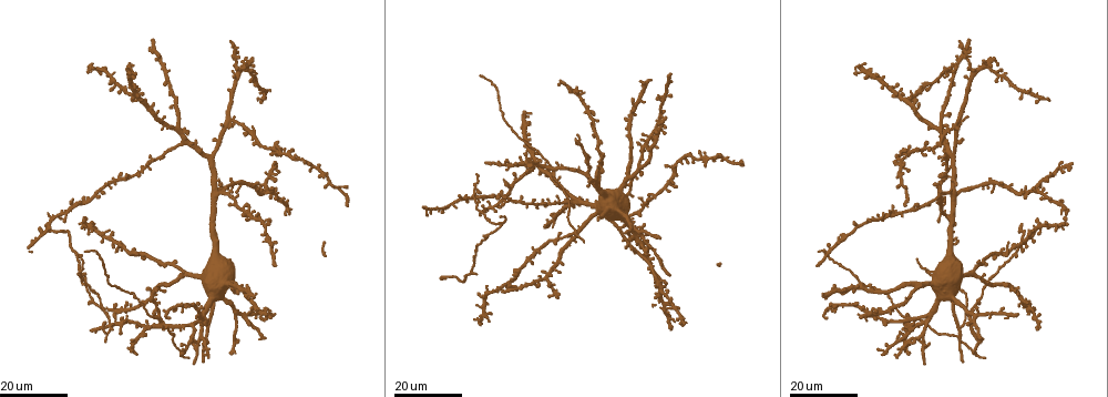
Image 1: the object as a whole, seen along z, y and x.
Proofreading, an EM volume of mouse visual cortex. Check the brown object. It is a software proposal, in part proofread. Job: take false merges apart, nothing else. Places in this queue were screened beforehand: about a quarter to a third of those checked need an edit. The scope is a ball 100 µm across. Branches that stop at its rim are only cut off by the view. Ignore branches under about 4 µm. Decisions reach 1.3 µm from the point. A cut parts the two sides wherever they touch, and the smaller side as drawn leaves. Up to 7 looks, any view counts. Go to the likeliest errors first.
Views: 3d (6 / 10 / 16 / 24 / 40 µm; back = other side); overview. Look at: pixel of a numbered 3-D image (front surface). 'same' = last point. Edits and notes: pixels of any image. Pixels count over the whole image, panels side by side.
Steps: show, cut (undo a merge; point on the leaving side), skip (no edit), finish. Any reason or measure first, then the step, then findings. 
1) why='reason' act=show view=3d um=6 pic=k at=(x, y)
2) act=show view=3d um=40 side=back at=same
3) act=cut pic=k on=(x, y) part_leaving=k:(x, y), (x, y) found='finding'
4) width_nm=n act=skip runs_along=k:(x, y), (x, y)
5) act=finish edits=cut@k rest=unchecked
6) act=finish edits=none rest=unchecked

why='thin arm on a thick one' act=show view=3d um=16 pic=1 at=(161, 322)

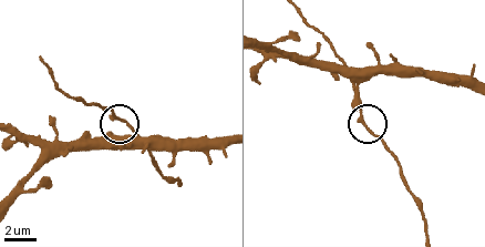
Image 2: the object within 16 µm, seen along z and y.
act=show view=3d um=10 pic=2 at=(359, 118)

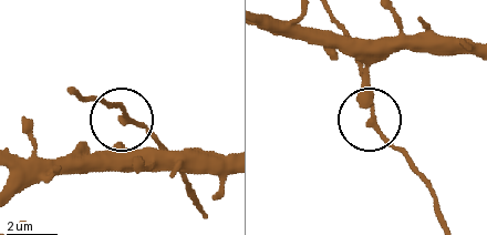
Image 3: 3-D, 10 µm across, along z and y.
width_nm=170 act=skip found='one cell here'

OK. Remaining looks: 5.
why='branch point' act=show view=3d um=16 pic=1 at=(104, 315)

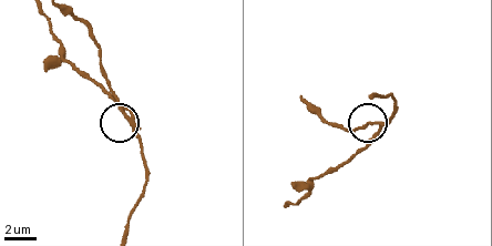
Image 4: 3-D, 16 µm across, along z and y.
act=show view=3d um=10 pic=4 at=(379, 123)

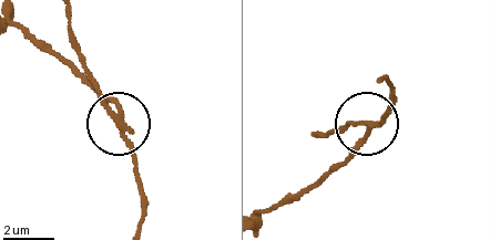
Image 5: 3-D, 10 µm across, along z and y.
act=cut pic=5 on=(353, 148) part_leaving=5:(124, 116), (17, 23) found='two cells meet here'

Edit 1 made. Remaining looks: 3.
act=show view=overview

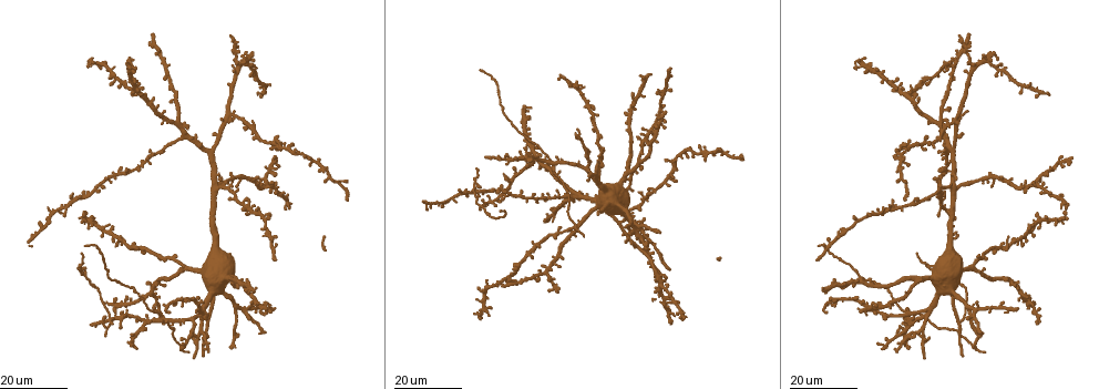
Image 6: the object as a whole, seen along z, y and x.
why='four or more arms meet' act=show view=3d um=24 pic=6 at=(231, 115)

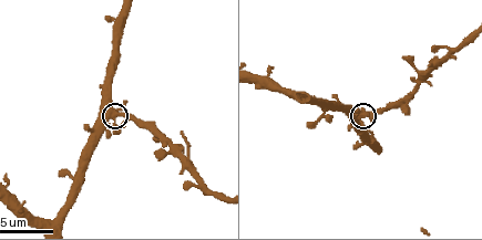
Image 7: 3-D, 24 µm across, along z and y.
why='closer look' act=show view=3d um=6 pic=7 at=(117, 115)

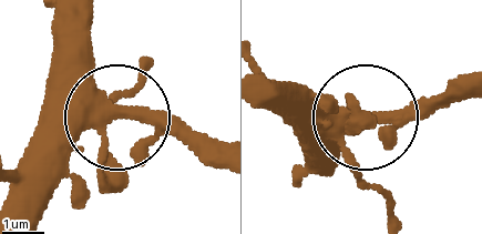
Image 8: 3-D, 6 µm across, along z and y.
arms=4 act=skip found='all the same cell'

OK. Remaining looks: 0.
act=finish edits=cut@5 rest=unchecked

